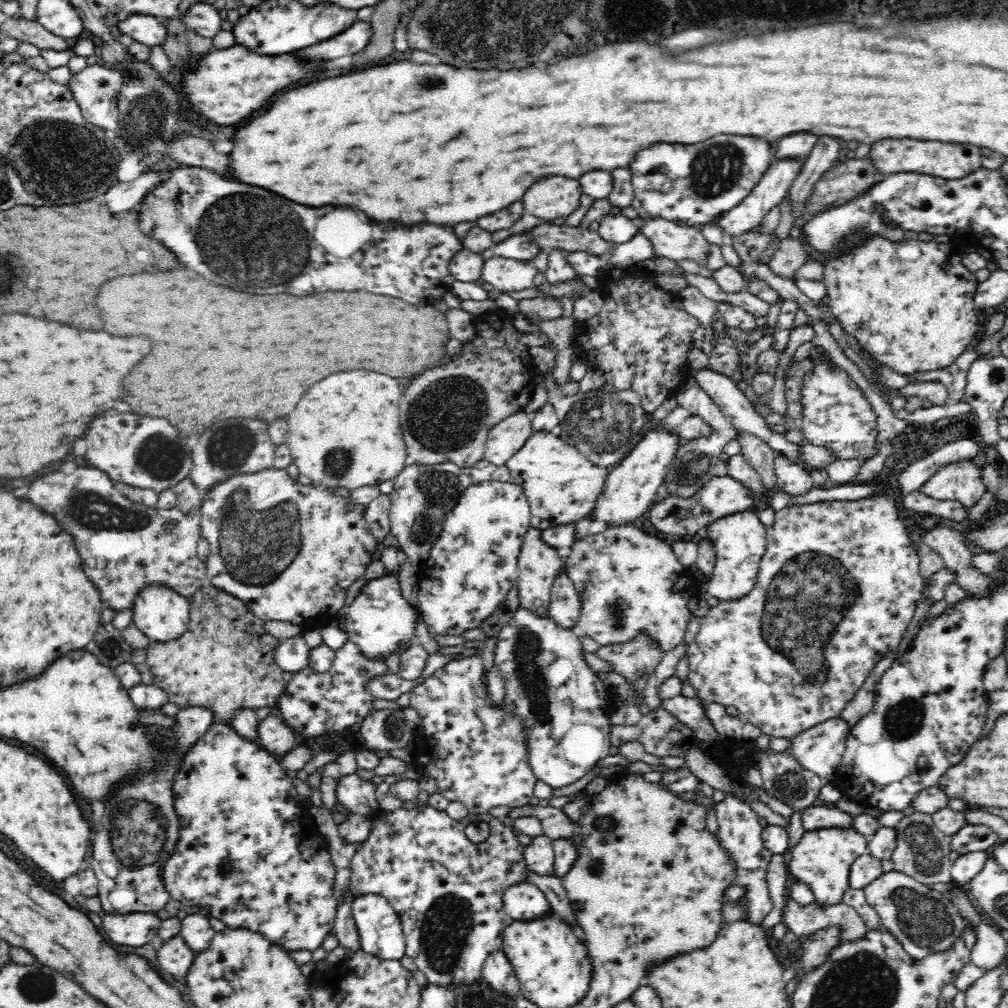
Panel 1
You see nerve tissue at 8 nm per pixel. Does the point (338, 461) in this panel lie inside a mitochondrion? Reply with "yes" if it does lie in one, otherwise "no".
yes

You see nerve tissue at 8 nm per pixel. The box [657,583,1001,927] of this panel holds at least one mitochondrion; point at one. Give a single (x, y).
(924, 847)

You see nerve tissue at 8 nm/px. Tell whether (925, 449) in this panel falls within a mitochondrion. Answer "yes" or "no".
no

